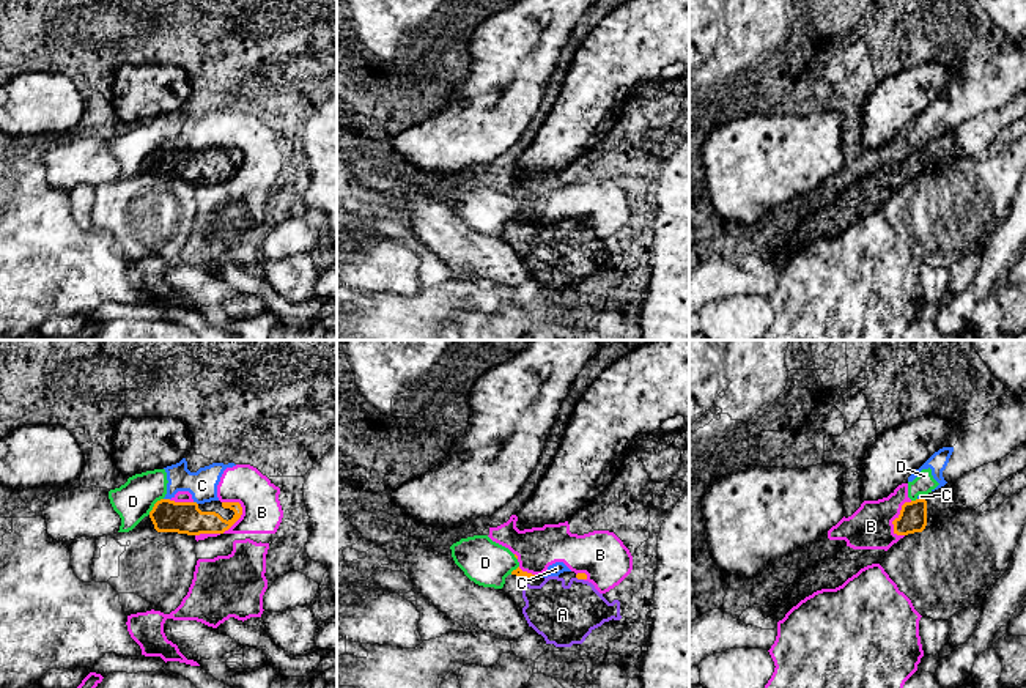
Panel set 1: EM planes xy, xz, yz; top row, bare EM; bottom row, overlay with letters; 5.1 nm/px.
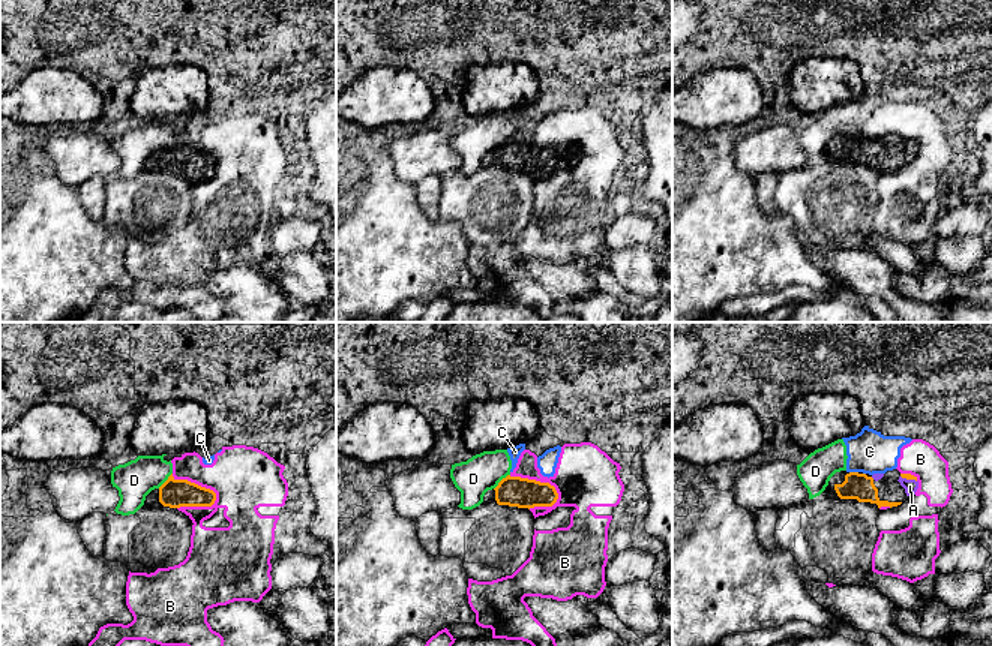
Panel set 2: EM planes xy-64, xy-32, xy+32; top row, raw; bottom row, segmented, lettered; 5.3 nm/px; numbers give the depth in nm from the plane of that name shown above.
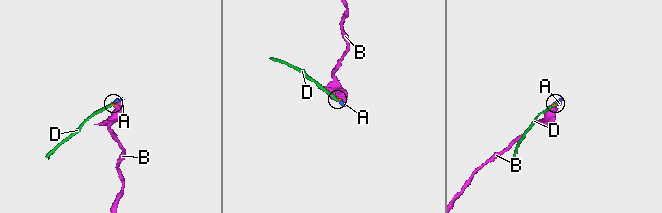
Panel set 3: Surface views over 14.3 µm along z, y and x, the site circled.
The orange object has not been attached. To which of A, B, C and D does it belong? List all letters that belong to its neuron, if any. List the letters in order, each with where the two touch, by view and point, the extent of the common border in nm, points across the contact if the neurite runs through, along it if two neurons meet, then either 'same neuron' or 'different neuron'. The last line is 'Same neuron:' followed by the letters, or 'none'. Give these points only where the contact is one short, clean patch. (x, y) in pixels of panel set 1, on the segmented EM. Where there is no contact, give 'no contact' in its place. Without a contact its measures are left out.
A: meets orange in xz at (579, 578); contact 40 nm long; same neuron
B: meets orange in xy at (238, 518); contact 190 nm long; different neuron
C: meets orange in xy at (167, 499); contact 30 nm long; border along xy (164, 498), (169, 499); different neuron
D: meets orange in xy at (155, 506); contact 120 nm long; border along xy (162, 498), (148, 514); different neuron
Same neuron: A

